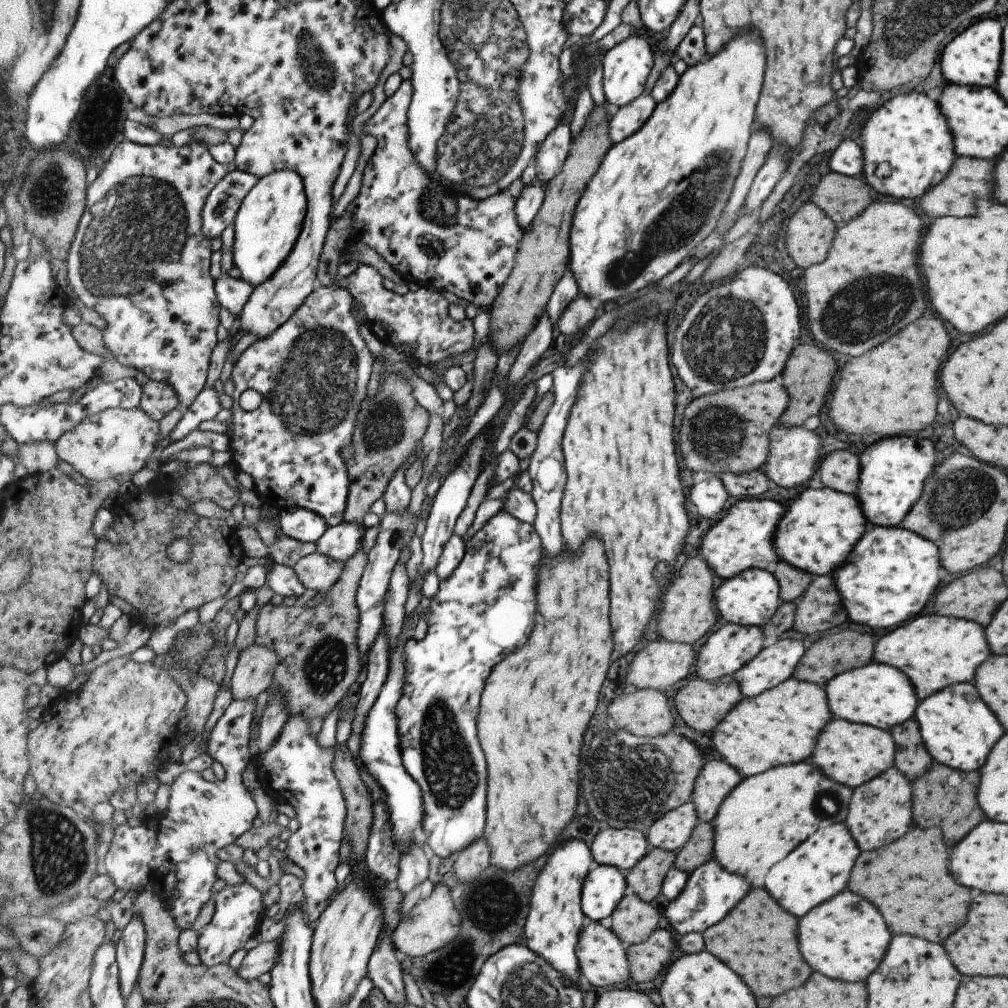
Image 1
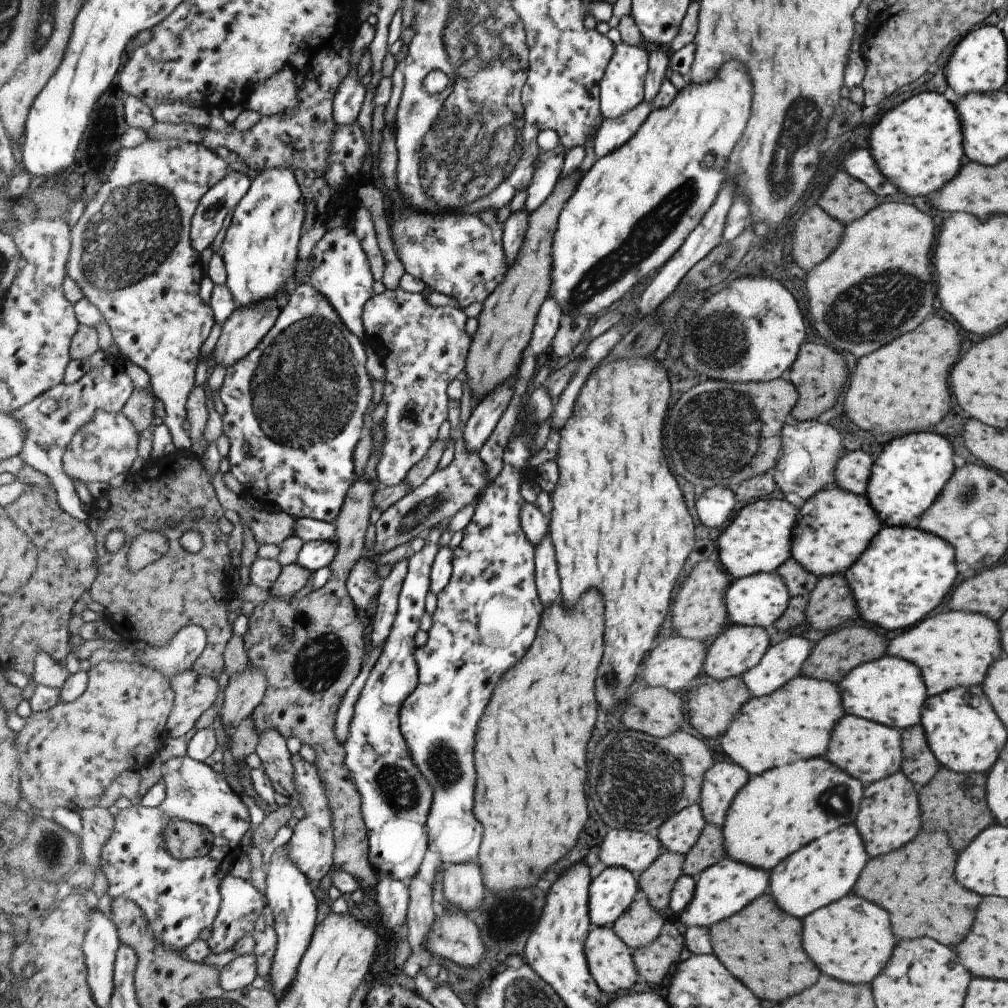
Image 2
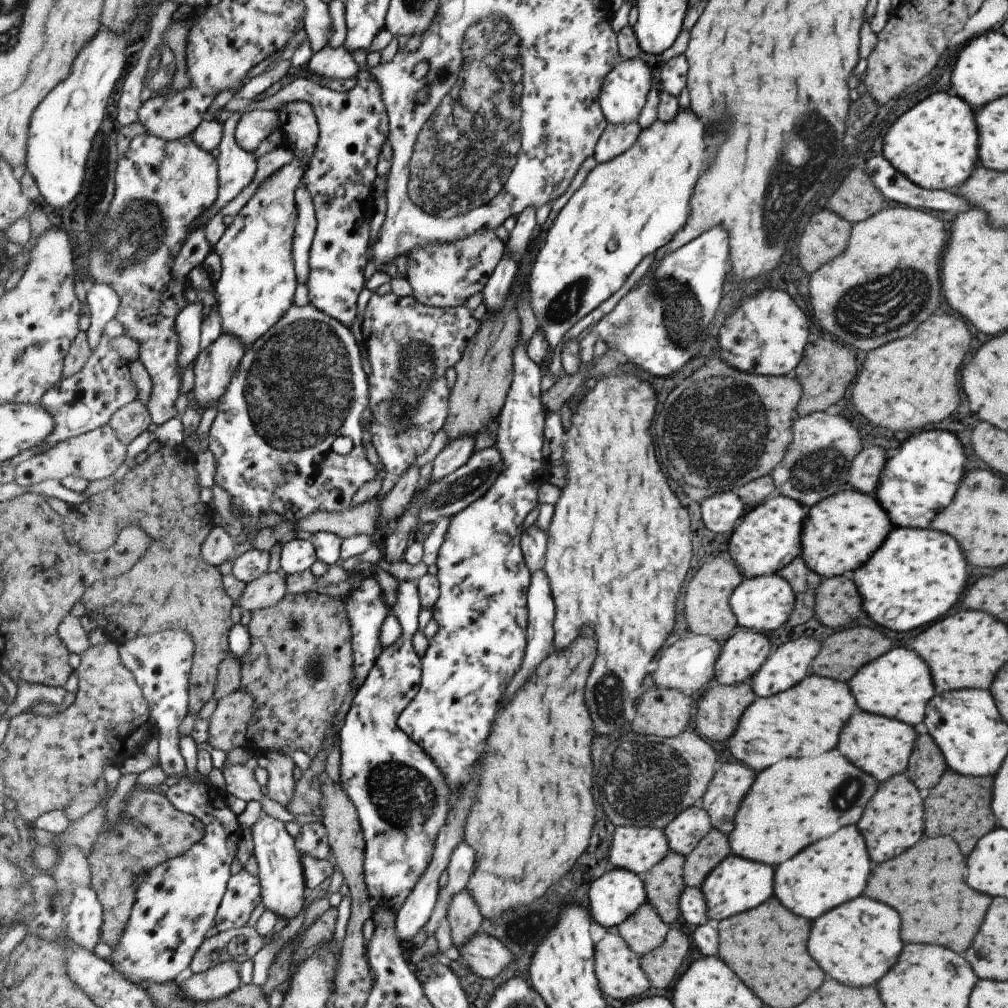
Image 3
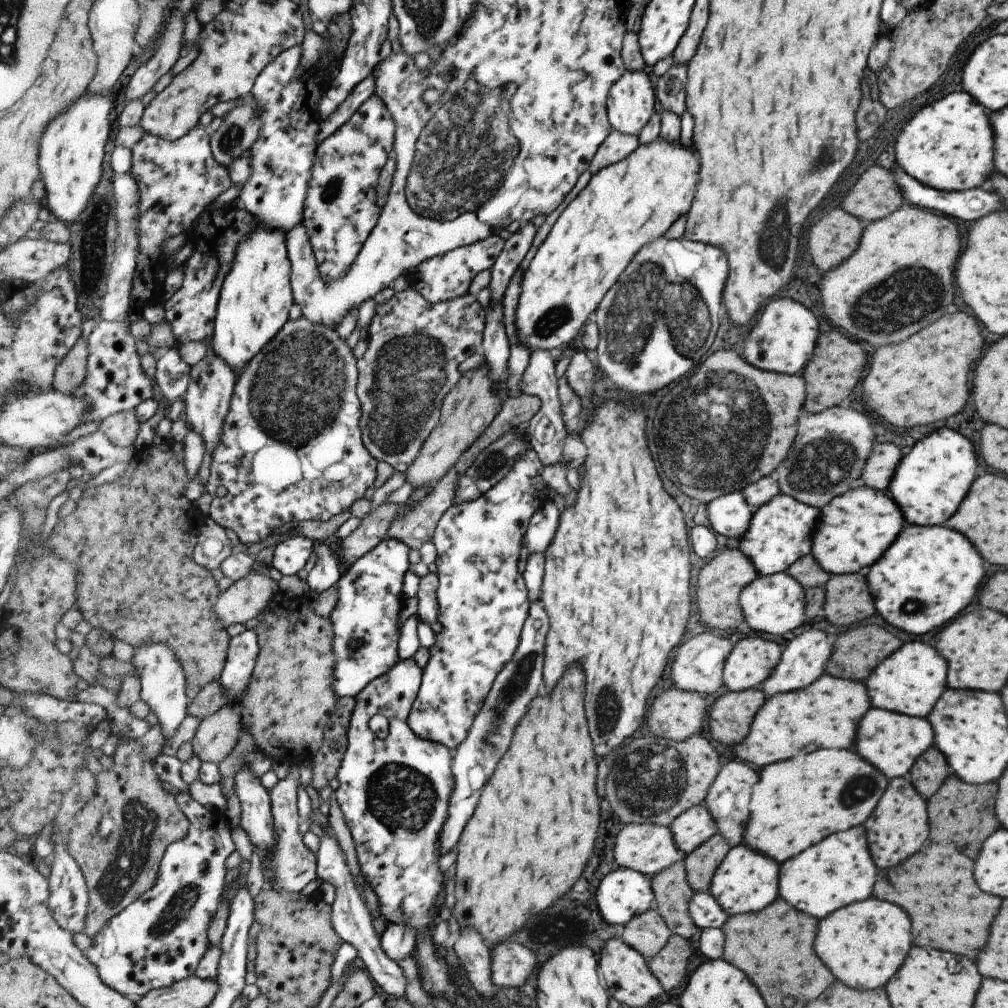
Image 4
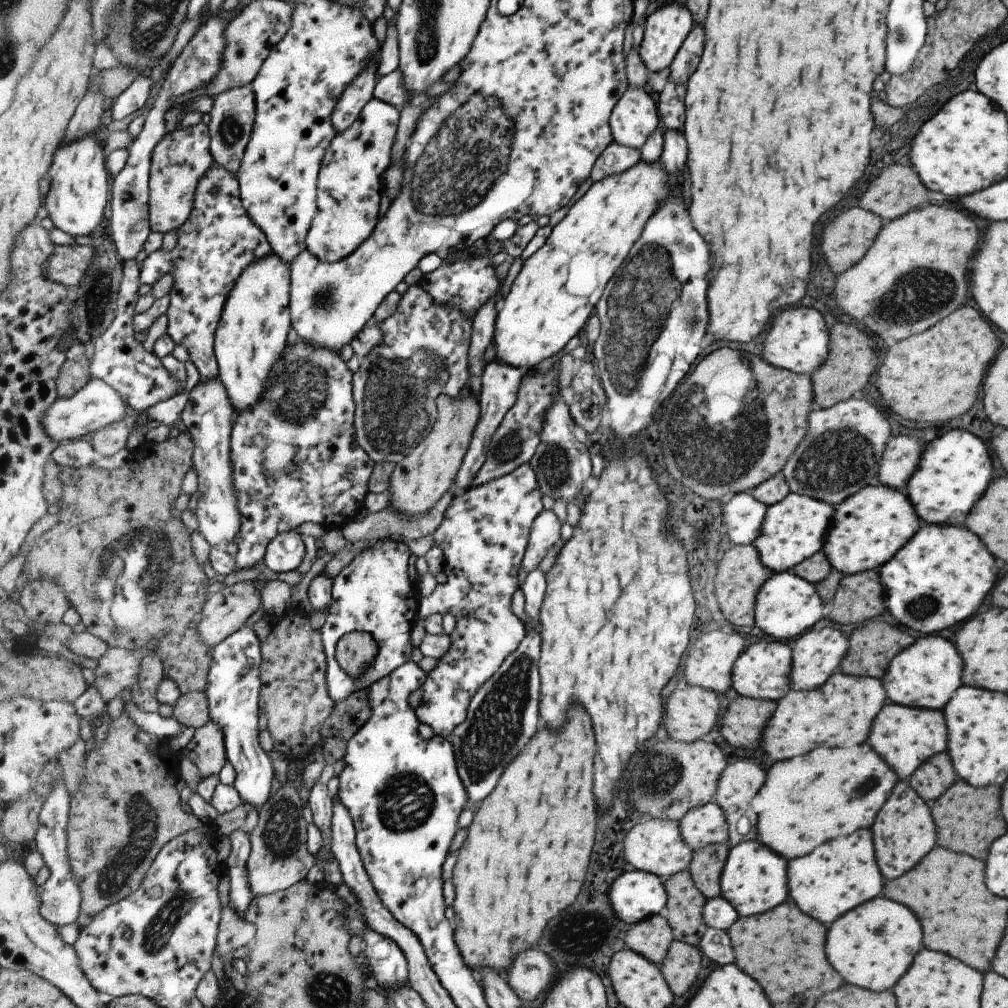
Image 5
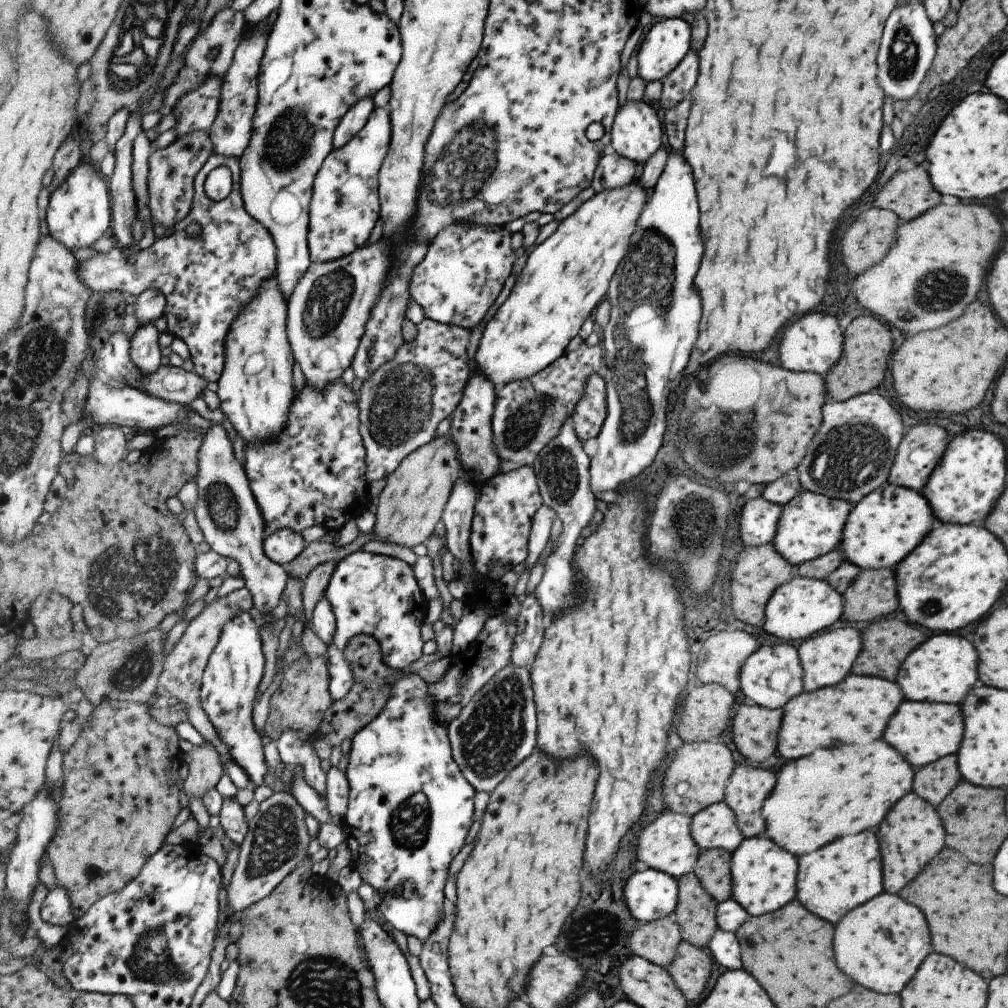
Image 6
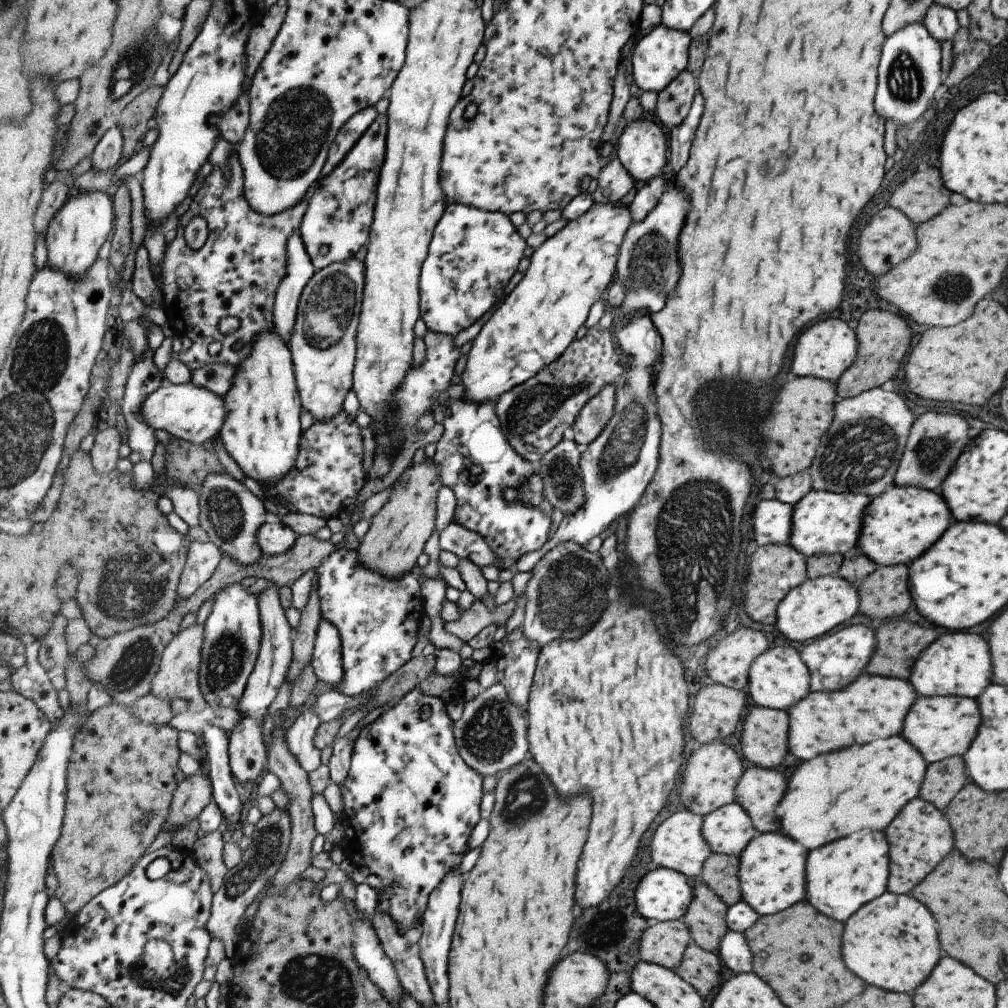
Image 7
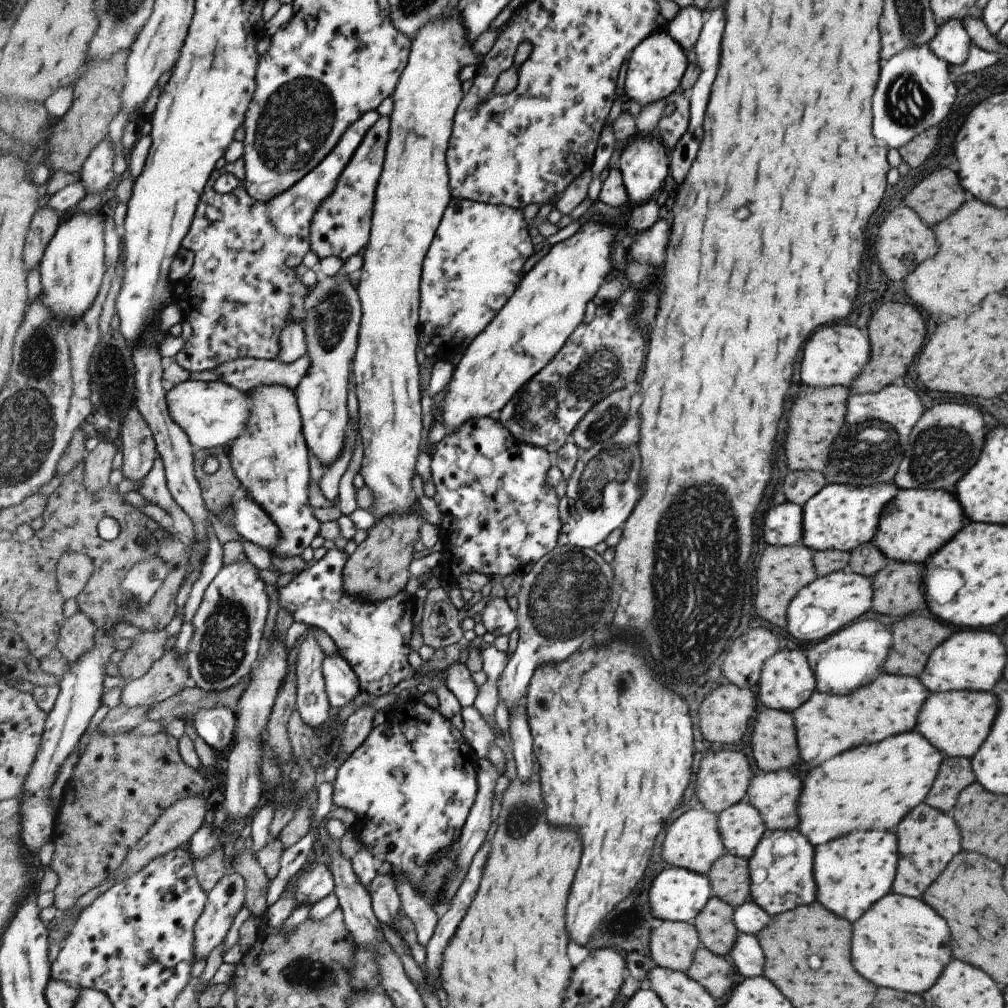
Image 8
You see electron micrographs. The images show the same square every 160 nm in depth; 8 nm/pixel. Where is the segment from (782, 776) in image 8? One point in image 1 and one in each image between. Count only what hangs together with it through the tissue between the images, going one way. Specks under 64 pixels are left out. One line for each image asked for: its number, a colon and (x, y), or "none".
1: (716, 779)
2: (722, 781)
3: (732, 780)
4: (728, 798)
5: (739, 782)
6: (747, 787)
7: (758, 790)

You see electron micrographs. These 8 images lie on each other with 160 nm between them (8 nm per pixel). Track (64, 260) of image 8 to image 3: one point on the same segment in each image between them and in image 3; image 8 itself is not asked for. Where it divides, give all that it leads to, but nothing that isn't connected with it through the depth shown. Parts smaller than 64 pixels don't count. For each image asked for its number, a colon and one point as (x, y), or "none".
3: (62, 131)
4: (72, 151)
5: (79, 192)
6: (80, 212)
7: (75, 236)

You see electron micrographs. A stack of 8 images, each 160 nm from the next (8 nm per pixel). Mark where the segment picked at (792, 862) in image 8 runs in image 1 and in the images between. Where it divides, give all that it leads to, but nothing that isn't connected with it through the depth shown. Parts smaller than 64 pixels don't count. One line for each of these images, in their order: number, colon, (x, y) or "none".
1: (711, 892)
2: (725, 888)
3: (738, 884)
4: (747, 881)
5: (754, 880)
6: (763, 875)
7: (771, 868)

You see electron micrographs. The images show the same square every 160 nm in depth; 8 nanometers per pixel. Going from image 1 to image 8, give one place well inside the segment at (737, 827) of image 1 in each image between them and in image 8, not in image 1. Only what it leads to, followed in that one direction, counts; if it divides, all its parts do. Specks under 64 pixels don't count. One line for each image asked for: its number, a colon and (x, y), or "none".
2: (778, 812)
3: (770, 827)
4: (813, 795)
5: (801, 792)
6: (830, 793)
7: (861, 787)
8: (842, 795)

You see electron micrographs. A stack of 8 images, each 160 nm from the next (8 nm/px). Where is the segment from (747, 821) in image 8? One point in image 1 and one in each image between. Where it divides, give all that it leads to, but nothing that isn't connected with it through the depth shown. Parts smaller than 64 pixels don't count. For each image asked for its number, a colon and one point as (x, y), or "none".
1: (672, 831)
2: (680, 833)
3: (687, 830)
4: (694, 827)
5: (706, 825)
6: (716, 827)
7: (728, 829)

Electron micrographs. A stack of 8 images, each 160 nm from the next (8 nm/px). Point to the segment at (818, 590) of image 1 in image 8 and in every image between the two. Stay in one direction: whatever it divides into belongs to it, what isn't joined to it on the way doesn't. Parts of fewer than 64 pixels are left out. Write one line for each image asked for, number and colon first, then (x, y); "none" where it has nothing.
2: (830, 602)
3: (836, 601)
4: (847, 600)
5: (857, 598)
6: (871, 595)
7: (883, 593)
8: (897, 588)

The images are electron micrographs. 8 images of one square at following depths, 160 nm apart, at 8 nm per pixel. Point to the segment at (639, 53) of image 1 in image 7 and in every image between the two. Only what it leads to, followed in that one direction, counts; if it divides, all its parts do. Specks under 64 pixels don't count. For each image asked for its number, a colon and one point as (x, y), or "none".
2: (623, 88)
3: (625, 91)
4: (632, 100)
5: (635, 118)
6: (638, 133)
7: (642, 147)

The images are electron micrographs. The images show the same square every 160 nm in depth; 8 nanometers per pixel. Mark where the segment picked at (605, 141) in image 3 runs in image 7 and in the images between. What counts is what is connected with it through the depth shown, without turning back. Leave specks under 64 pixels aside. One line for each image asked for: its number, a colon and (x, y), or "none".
4: (618, 146)
5: (617, 158)
6: (614, 171)
7: (615, 184)

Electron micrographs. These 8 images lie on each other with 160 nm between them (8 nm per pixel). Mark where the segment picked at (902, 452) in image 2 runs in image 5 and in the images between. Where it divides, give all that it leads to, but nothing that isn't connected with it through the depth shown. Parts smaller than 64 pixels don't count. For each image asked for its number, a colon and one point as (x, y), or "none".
3: (919, 478)
4: (931, 478)
5: (952, 471)

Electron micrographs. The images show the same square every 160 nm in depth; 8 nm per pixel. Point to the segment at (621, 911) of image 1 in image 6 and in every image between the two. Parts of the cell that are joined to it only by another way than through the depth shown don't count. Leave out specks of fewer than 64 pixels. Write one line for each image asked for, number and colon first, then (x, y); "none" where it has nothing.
2: (642, 924)
3: (645, 930)
4: (648, 933)
5: (652, 937)
6: (658, 941)

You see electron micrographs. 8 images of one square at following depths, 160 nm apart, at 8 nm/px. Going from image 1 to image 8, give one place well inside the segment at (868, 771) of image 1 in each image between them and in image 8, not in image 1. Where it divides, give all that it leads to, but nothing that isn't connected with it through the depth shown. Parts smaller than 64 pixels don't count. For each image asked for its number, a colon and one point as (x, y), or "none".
2: (868, 751)
3: (880, 747)
4: (891, 742)
5: (904, 737)
6: (921, 732)
7: (939, 727)
8: (955, 722)

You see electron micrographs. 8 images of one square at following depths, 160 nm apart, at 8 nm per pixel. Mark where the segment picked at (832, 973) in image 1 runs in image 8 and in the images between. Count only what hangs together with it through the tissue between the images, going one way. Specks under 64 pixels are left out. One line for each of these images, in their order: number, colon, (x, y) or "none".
2: (850, 939)
3: (853, 943)
4: (863, 943)
5: (870, 946)
6: (879, 944)
7: (891, 942)
8: (898, 942)

